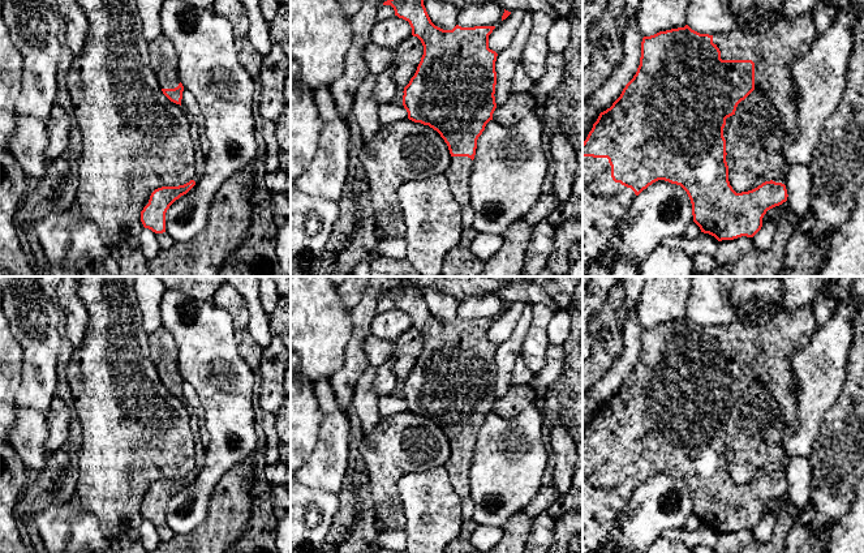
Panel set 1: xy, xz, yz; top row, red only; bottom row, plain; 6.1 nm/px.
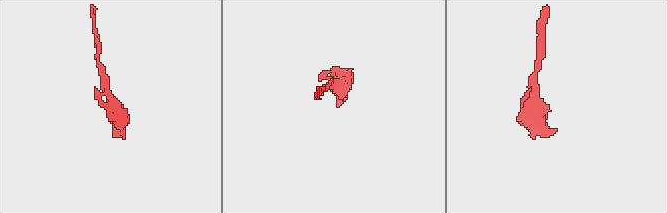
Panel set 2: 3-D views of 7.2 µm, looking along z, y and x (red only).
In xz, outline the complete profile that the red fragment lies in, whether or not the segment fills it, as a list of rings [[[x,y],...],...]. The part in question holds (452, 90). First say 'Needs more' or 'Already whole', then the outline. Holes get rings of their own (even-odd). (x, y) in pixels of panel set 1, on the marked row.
Needs more. [[[387,0],[395,16],[409,22],[412,35],[424,46],[424,55],[414,76],[404,87],[403,106],[408,119],[429,125],[437,130],[448,146],[451,164],[443,173],[450,184],[455,200],[461,205],[470,205],[469,177],[477,149],[477,140],[493,120],[497,108],[495,61],[498,53],[489,48],[489,35],[495,26],[461,27],[452,30],[435,26],[424,5],[424,0]]]

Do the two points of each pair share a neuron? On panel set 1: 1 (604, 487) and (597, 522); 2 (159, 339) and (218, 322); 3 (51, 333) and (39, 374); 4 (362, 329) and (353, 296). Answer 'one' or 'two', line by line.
1: one
2: two
3: one
4: two

